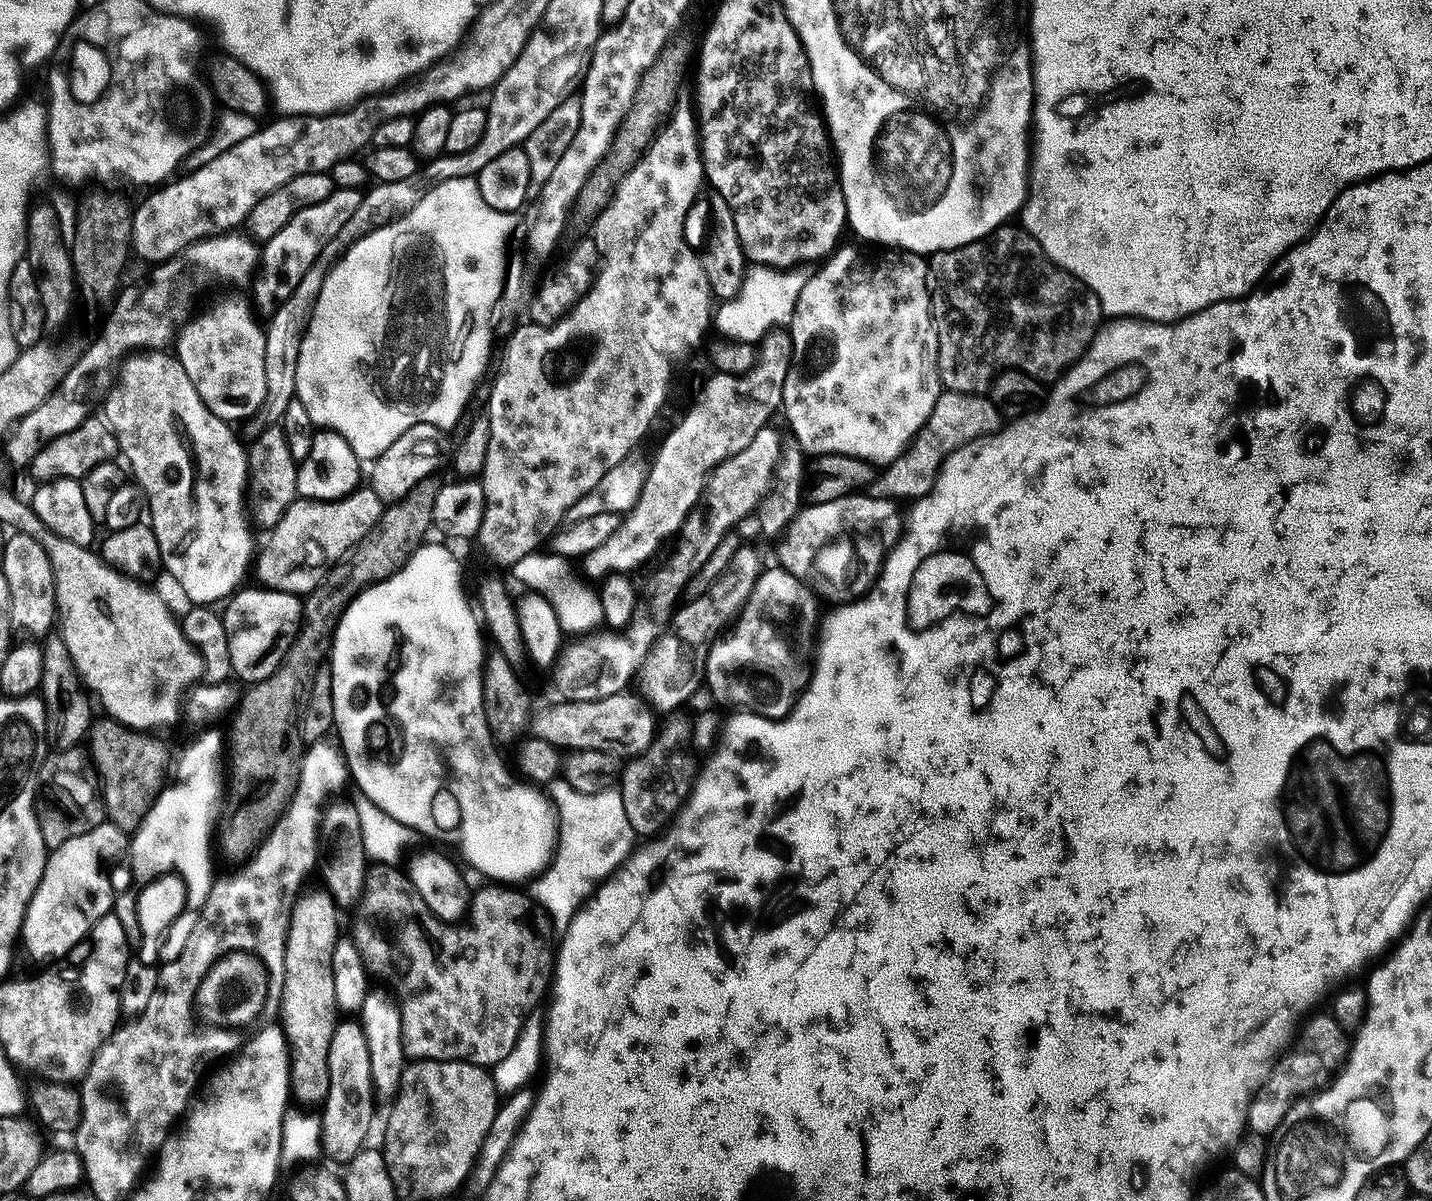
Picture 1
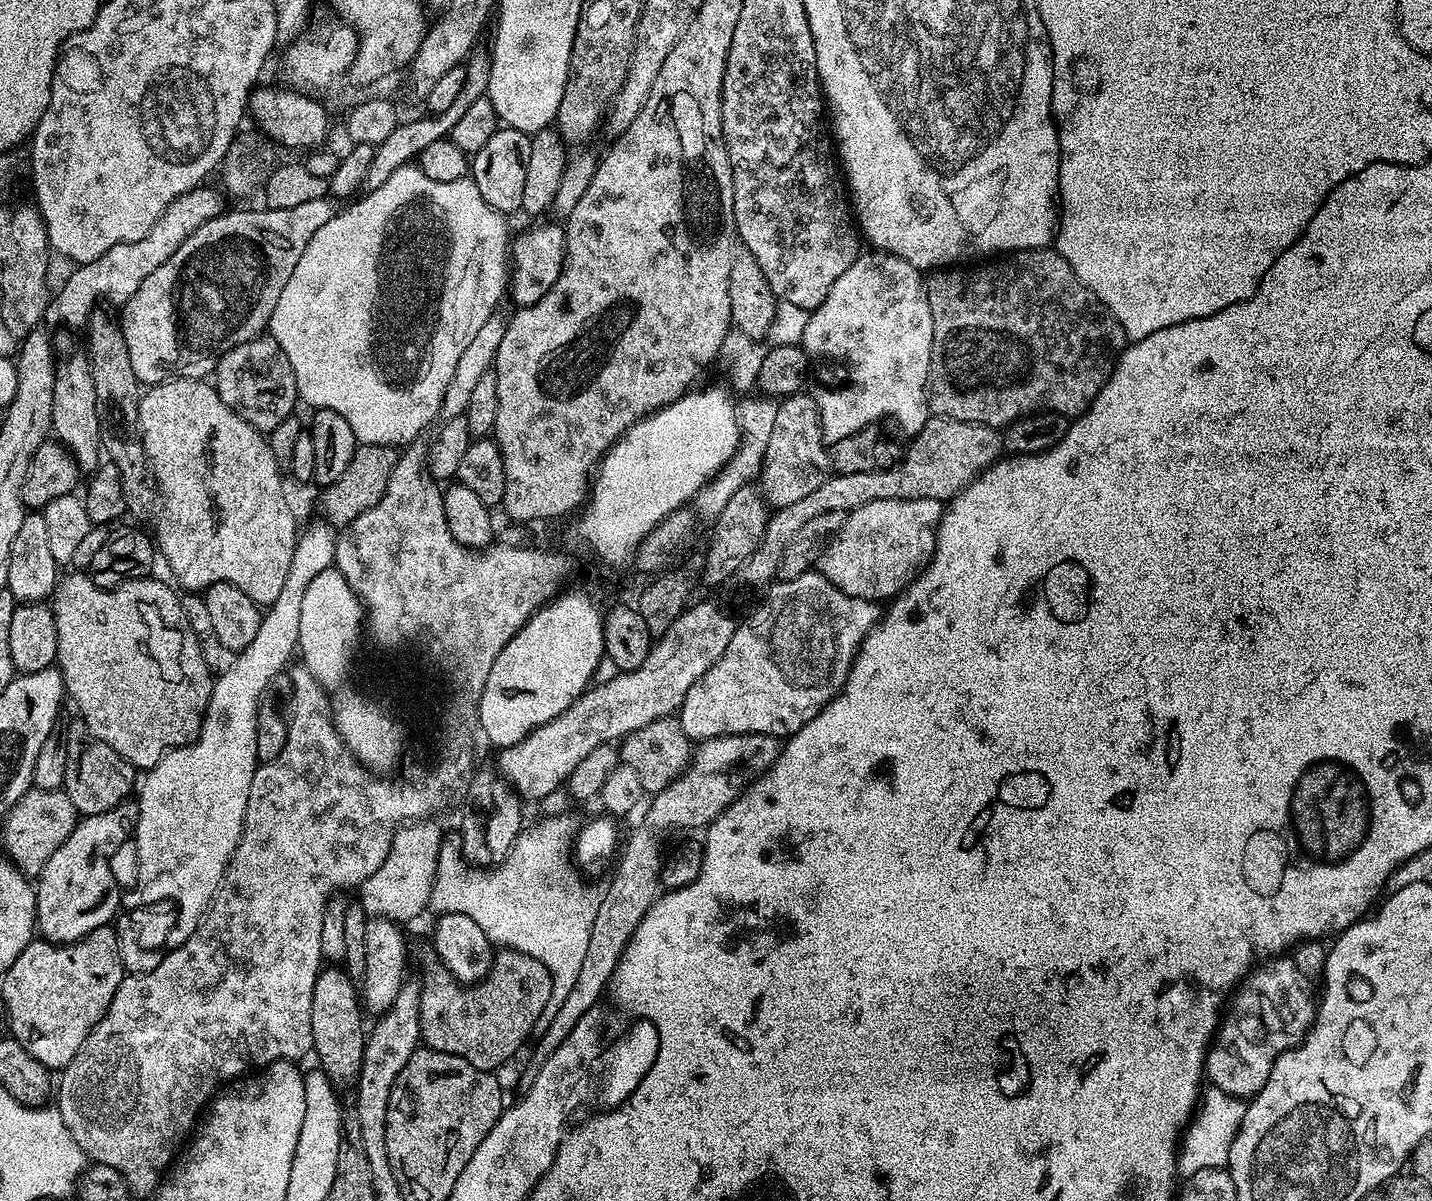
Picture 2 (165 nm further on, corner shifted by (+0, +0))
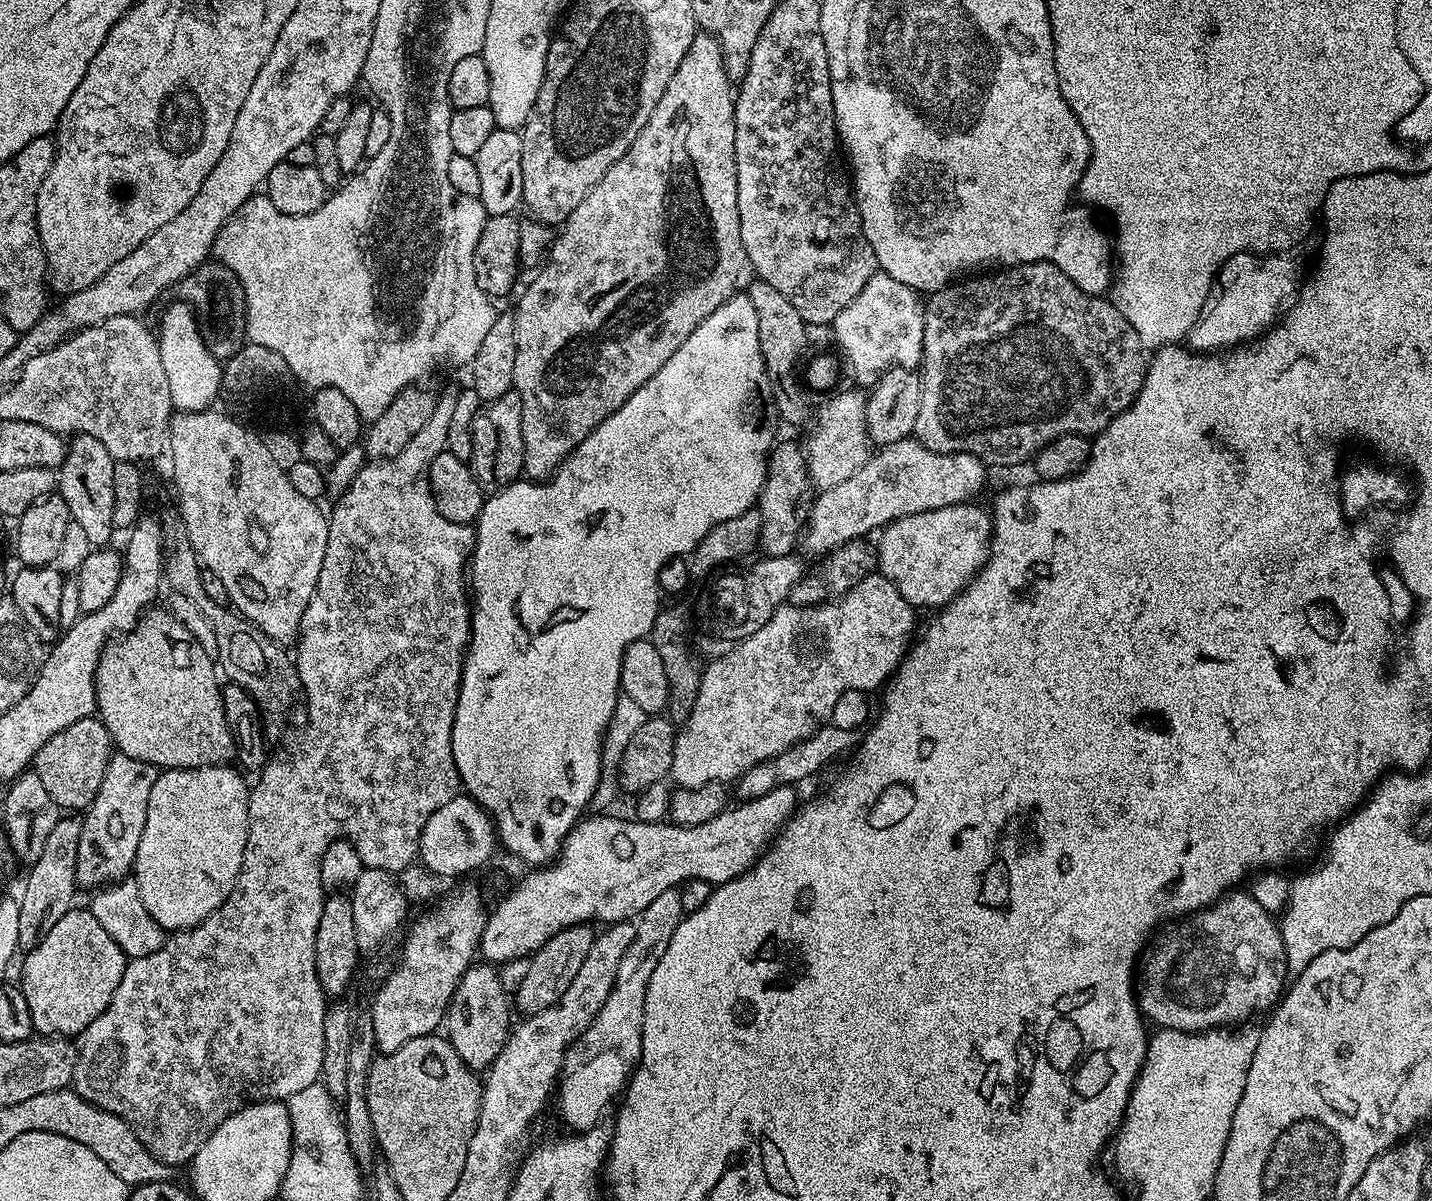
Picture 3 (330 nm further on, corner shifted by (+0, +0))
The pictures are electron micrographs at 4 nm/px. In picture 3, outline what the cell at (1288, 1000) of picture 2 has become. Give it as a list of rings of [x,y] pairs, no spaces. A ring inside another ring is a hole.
[[[1229,891],[1215,904],[1181,919],[1175,928],[1176,932],[1170,933],[1165,940],[1155,941],[1152,957],[1142,964],[1144,985],[1139,985],[1138,1003],[1141,1013],[1151,1023],[1153,1020],[1160,1028],[1193,1034],[1220,1030],[1232,1026],[1228,1024],[1240,1024],[1250,1019],[1255,1012],[1267,1013],[1284,995],[1290,973],[1280,925],[1255,901],[1251,891]]]

